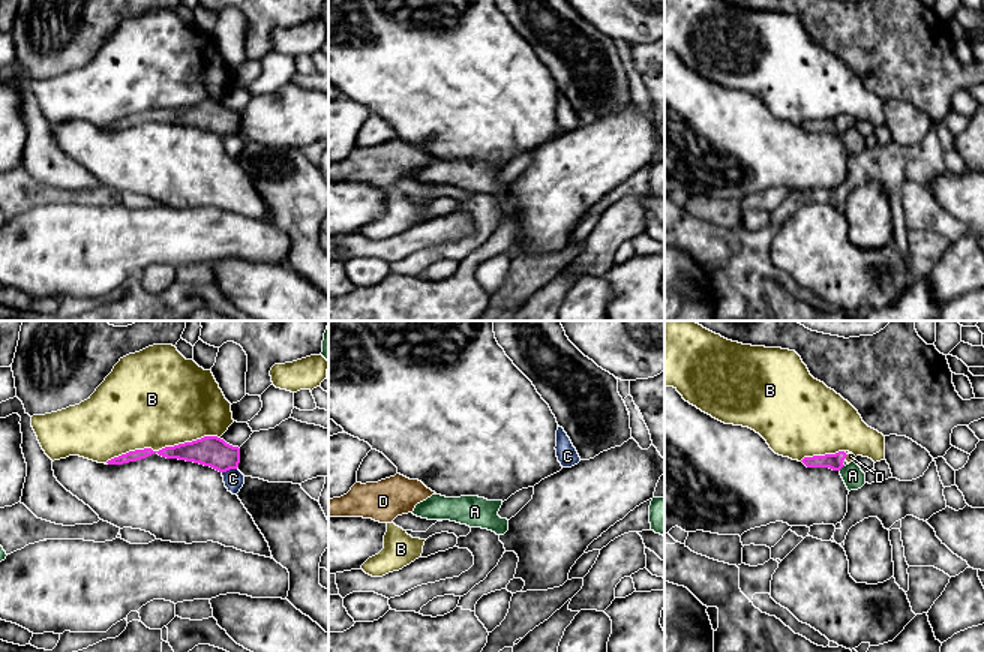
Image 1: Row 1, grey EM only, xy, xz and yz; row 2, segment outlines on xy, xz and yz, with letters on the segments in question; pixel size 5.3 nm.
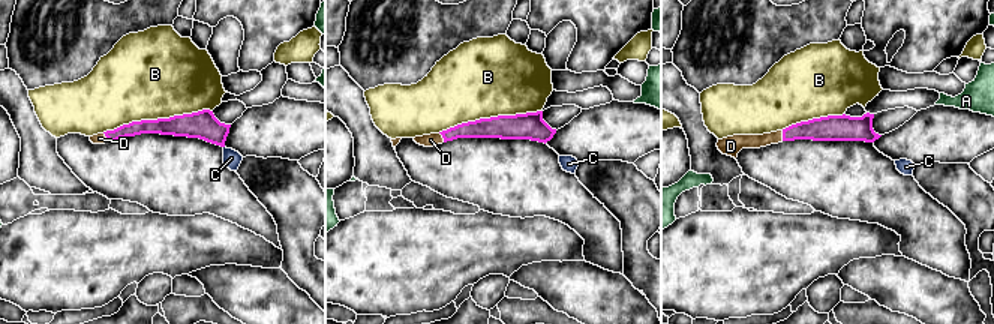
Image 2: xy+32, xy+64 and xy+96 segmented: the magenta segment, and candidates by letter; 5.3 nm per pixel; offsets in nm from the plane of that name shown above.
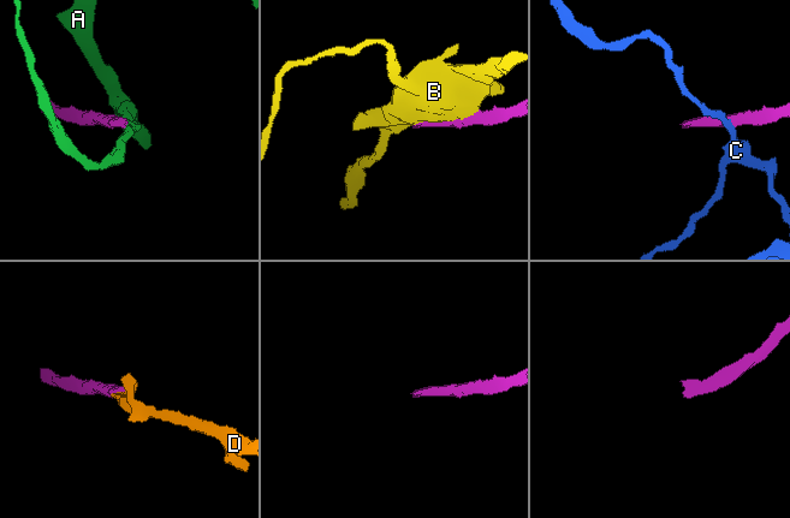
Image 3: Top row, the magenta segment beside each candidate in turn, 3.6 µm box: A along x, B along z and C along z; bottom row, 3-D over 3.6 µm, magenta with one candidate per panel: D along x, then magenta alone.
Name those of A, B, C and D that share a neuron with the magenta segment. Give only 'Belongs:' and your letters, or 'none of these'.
Belongs: D

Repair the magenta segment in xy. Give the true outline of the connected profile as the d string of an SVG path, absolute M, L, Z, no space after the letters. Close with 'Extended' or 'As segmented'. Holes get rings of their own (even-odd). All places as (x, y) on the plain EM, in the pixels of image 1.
M204 100L192 106L165 111L159 115L153 115L152 112L135 114L114 121L106 127L123 129L146 123L154 117L166 123L178 123L210 130L219 136L237 133L240 127L240 112L226 108L224 103L218 100Z. As segmented

